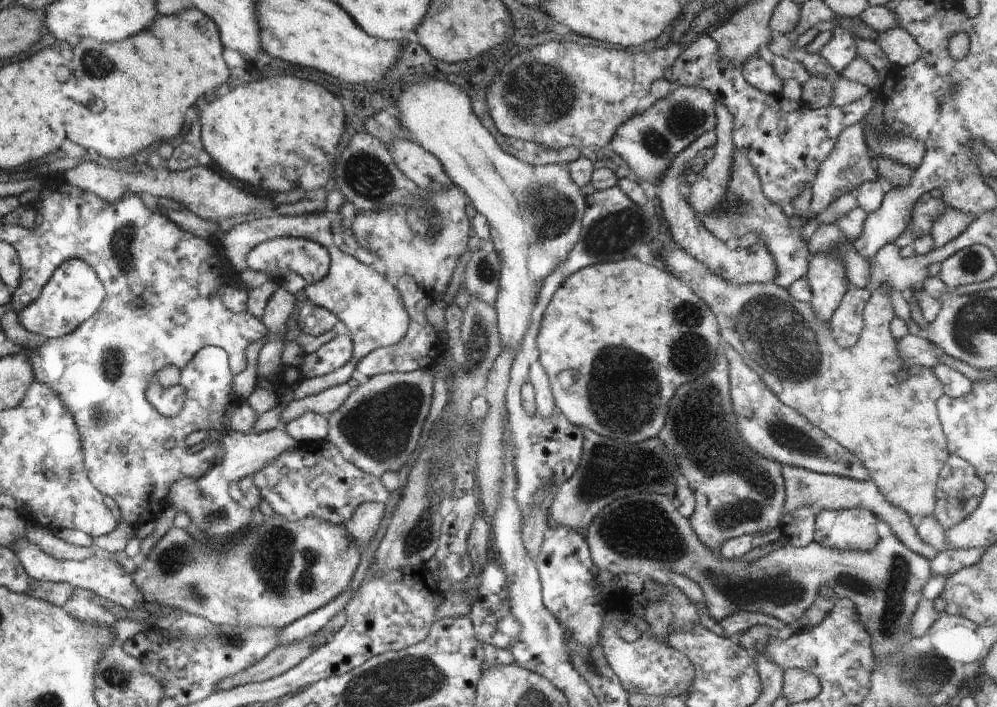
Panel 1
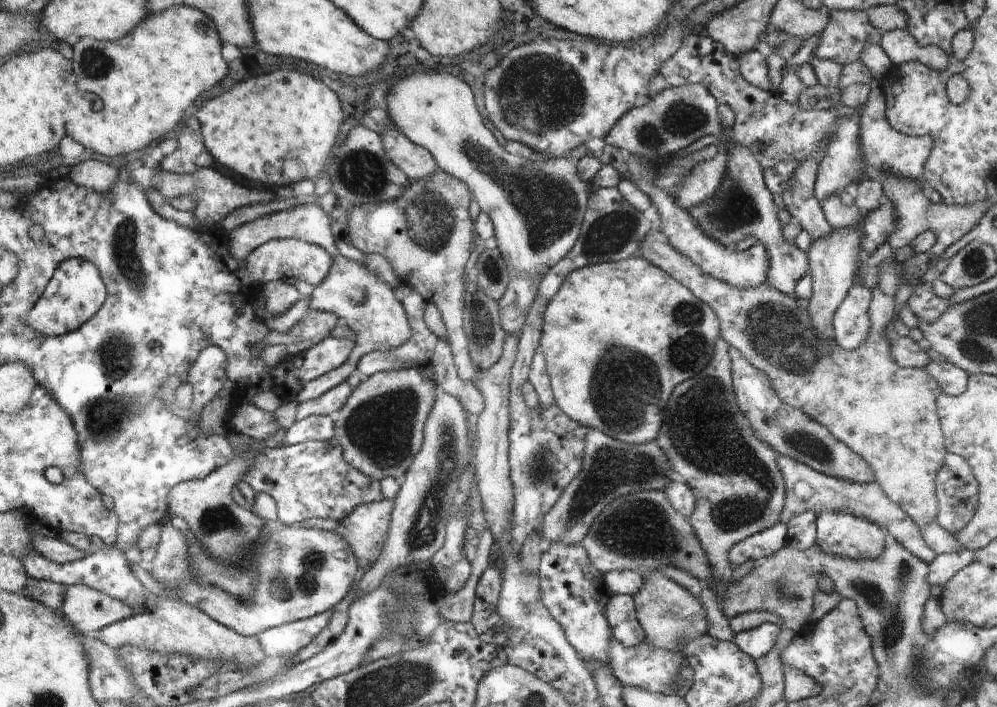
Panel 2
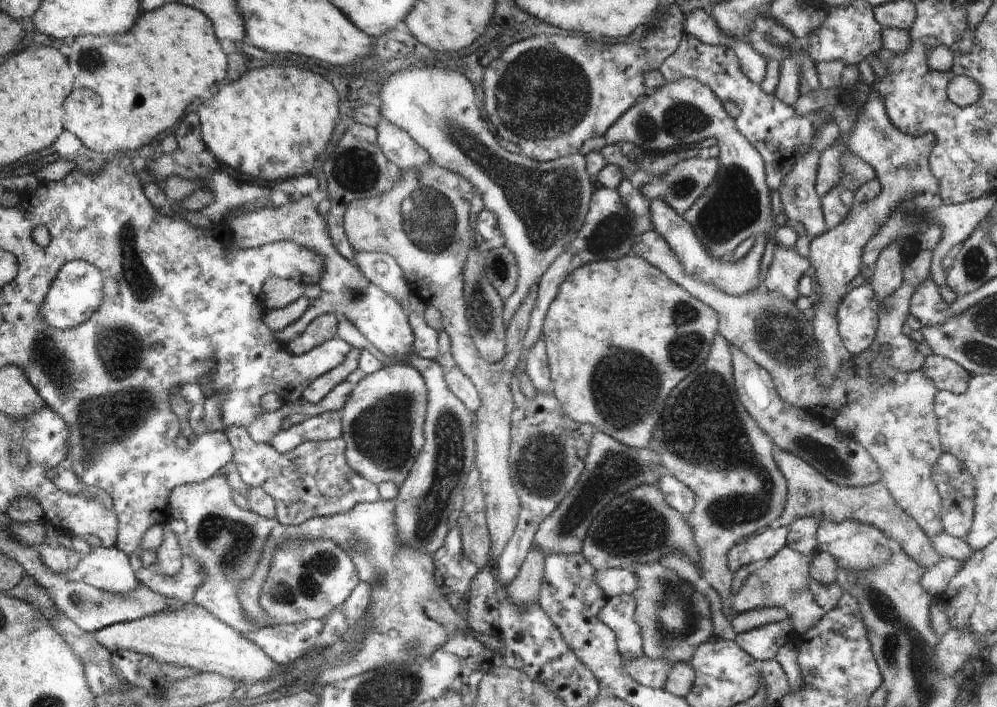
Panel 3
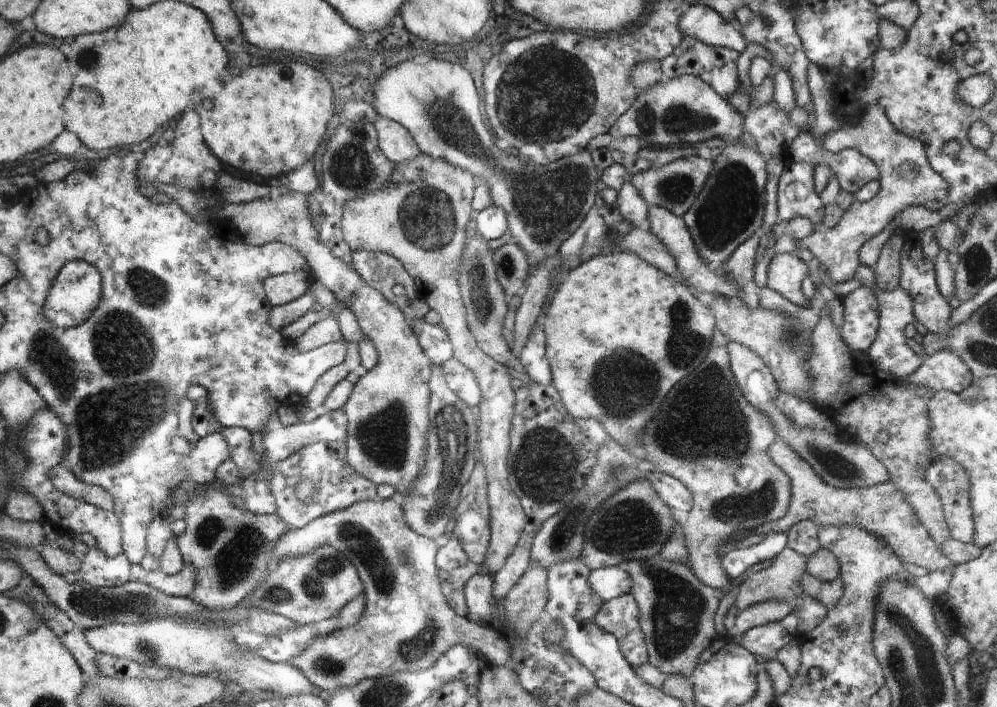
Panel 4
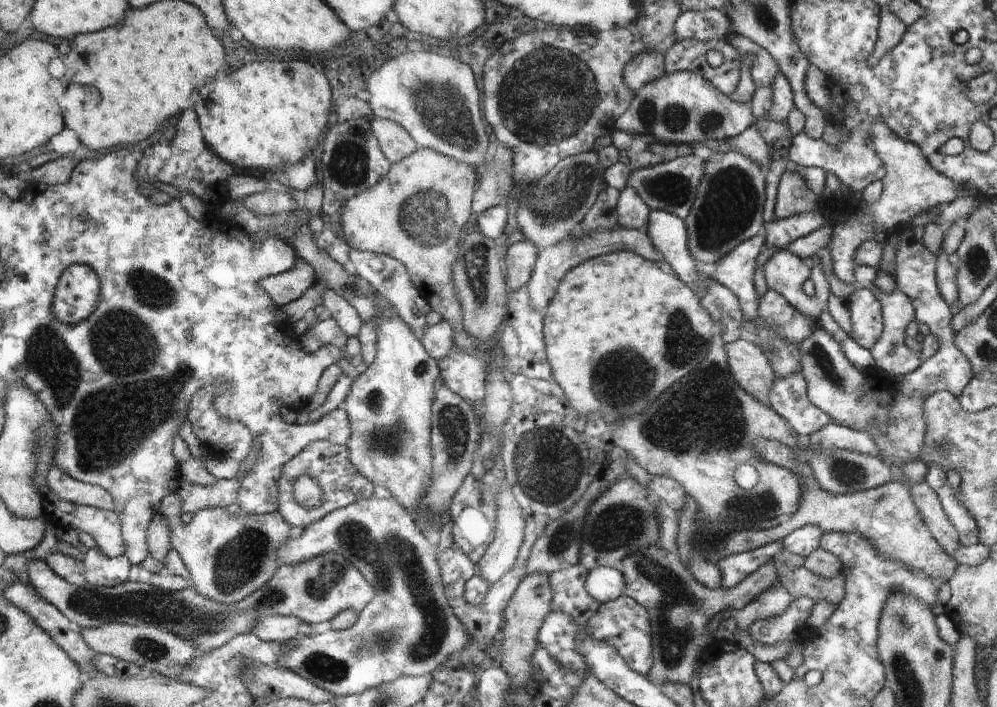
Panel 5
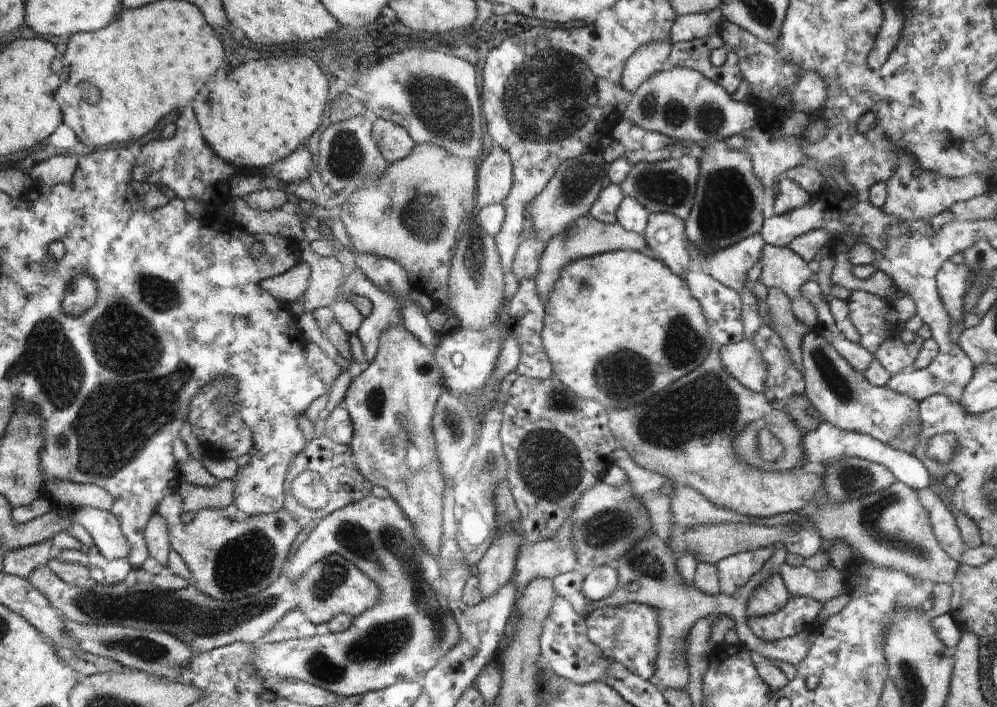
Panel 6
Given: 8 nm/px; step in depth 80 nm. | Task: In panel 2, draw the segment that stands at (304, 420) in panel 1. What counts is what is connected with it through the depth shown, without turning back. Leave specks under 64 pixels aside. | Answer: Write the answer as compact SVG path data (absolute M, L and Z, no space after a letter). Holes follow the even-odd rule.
M311 415L294 422L285 432L284 447L308 441L330 442L334 437L334 419L330 415Z

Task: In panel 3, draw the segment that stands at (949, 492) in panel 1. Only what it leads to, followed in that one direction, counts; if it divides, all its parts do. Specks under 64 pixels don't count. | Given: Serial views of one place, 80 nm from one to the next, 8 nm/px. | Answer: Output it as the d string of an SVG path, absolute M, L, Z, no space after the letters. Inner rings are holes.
M946 452L938 458L932 473L932 480L941 498L940 522L942 522L943 531L955 538L966 538L966 534L972 527L973 512L976 506L974 480L968 468L956 456Z

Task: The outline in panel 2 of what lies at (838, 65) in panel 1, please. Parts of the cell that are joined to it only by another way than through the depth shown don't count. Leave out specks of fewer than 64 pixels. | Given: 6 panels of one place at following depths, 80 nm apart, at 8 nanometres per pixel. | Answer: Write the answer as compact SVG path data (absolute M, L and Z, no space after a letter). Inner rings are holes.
M868 7L833 10L814 50L819 59L830 59L842 66L860 60L866 43L880 45L882 34L869 20Z

